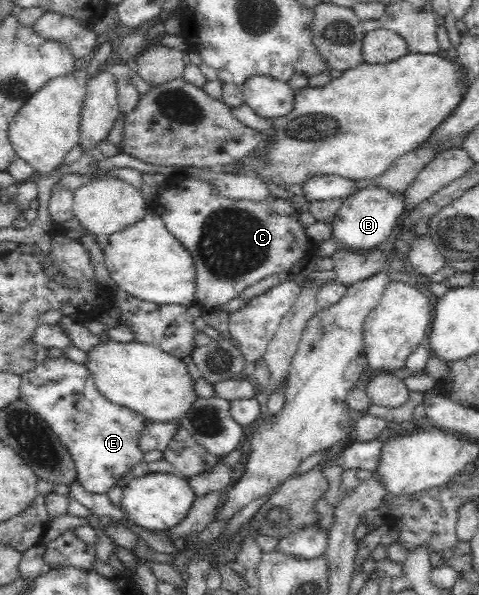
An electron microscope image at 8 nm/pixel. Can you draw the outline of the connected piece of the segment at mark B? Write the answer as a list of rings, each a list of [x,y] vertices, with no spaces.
[[[373,185],[357,190],[344,199],[331,222],[332,238],[341,241],[346,249],[369,251],[372,247],[385,247],[399,228],[398,217],[404,212],[404,193],[391,193]]]

